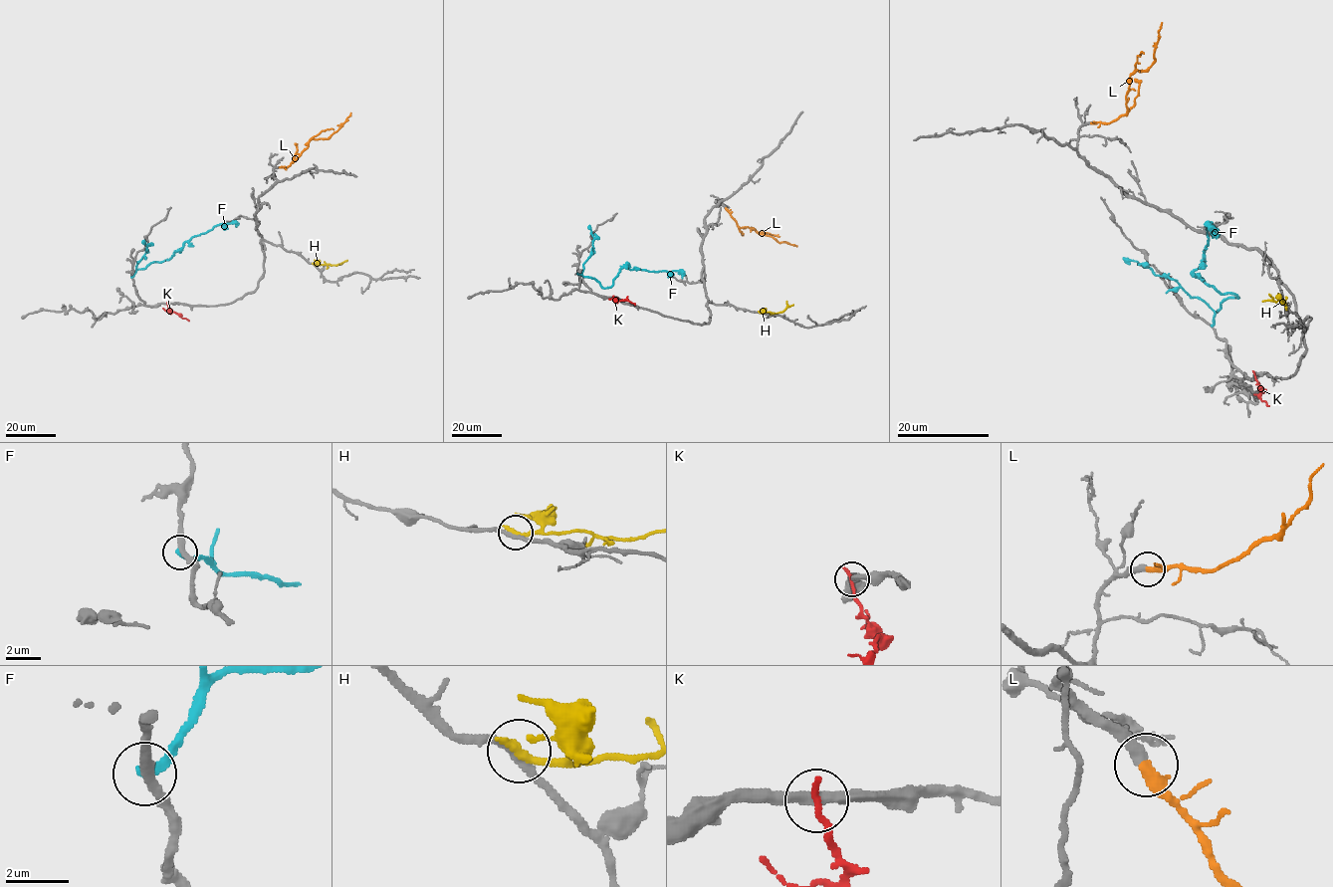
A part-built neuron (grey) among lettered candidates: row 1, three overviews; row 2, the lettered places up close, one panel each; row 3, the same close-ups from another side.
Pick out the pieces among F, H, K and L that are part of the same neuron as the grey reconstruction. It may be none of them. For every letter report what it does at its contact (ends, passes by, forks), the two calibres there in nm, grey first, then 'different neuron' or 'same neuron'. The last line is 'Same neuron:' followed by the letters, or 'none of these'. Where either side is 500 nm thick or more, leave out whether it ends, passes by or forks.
F: it ends; calibres 240 and 260 nm; different neuron
H: it ends; calibres 240 and 320 nm; different neuron
K: it ends; calibres 360 and 240 nm; different neuron
L: it ends; calibres 400 and 440 nm; same neuron
Same neuron: L

